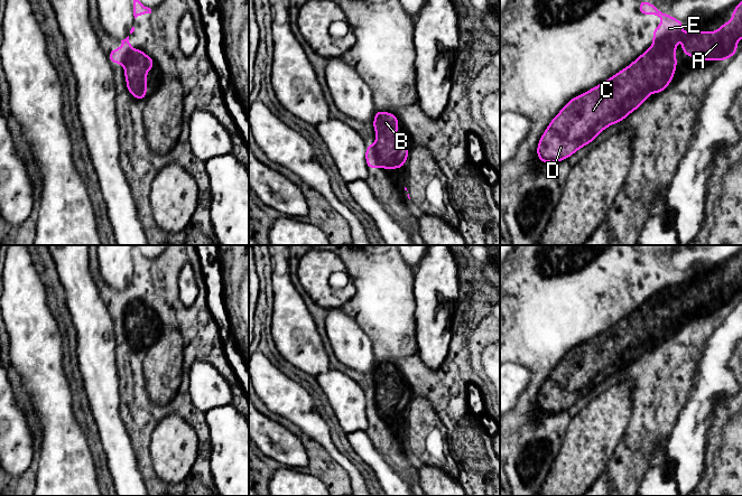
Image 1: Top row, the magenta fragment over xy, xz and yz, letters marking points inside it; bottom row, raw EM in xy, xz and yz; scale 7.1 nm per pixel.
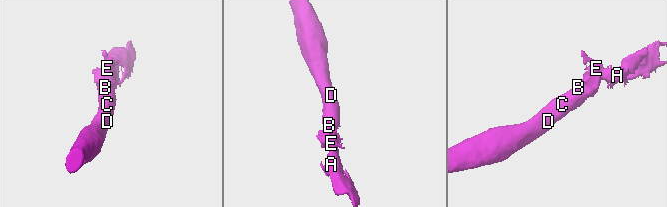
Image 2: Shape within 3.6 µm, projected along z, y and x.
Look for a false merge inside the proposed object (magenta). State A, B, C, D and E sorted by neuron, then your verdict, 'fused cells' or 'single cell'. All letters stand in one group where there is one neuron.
A B C D E | single cell

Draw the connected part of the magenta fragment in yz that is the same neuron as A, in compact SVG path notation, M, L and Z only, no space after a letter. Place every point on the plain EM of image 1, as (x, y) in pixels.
M644 251L639 252L639 263L644 268L652 264L661 268L661 274L652 280L652 296L629 317L609 330L594 337L585 344L571 349L547 376L537 395L537 406L541 414L558 414L571 409L582 397L593 393L595 389L612 375L623 372L629 365L639 359L650 345L660 345L673 333L677 319L675 300L677 290L683 290L684 307L704 311L729 311L738 305L738 290L742 289L742 252L740 252L731 266L730 273L723 273L716 282L694 282L688 280L681 288L684 279L681 271L660 262L653 254Z

